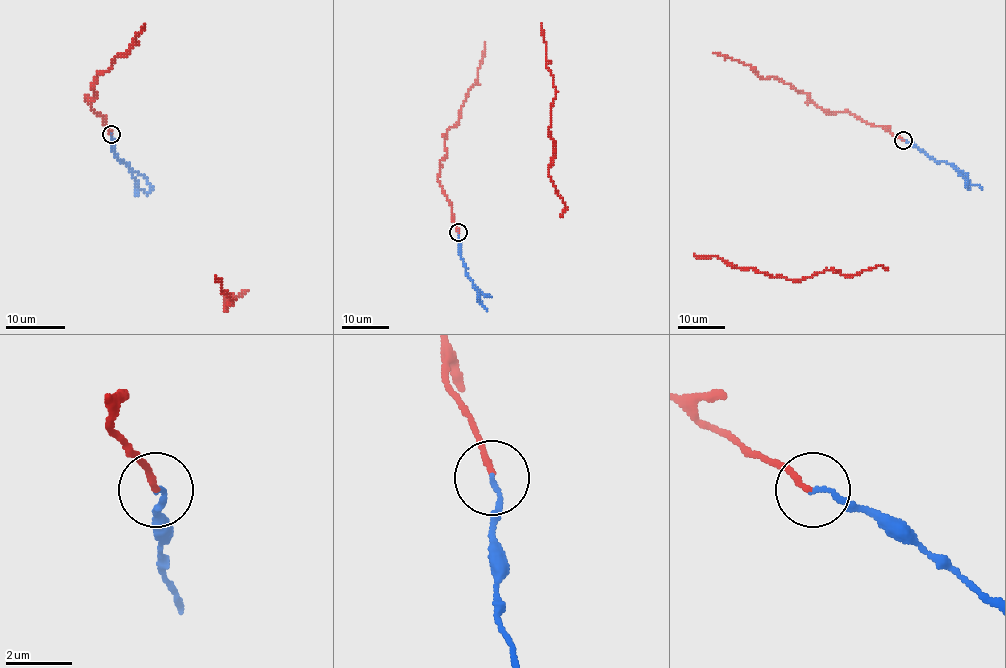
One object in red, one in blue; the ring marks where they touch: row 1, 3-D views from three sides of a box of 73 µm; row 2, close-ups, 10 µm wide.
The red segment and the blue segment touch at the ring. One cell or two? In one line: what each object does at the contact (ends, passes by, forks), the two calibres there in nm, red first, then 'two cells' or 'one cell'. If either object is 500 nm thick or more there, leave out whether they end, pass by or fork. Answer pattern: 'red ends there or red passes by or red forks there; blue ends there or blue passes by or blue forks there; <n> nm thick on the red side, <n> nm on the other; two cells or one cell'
red ends there; blue ends there; 170 nm thick on the red side, 140 nm on the other; two cells

